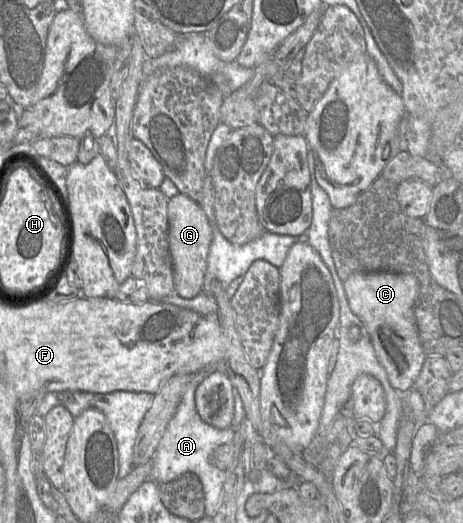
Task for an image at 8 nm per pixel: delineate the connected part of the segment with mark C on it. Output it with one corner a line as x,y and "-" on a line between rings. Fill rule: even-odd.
355,272
344,281
343,286
352,311
363,321
368,330
377,359
386,370
390,385
400,393
406,394
414,387
427,357
421,345
414,316
414,303
420,287
418,279
408,273

